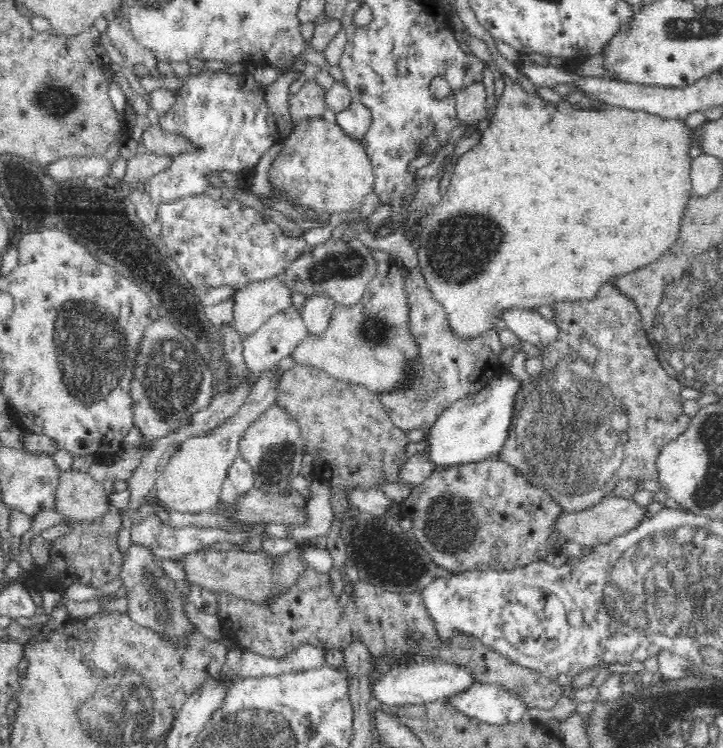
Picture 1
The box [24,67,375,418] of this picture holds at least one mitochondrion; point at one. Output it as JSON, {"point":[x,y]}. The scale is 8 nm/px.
{"point":[91,351]}

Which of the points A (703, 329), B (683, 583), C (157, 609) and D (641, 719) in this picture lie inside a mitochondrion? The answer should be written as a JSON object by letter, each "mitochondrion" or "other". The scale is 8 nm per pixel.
{"A":"mitochondrion","B":"mitochondrion","C":"mitochondrion","D":"mitochondrion"}

